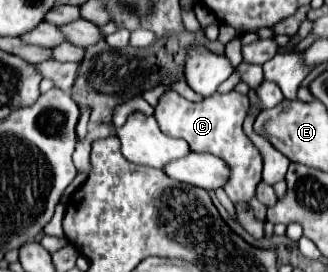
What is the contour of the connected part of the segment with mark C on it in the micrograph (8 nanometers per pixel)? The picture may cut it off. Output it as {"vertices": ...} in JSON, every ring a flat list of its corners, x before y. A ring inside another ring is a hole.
{"vertices":[[165,91,155,107,155,119,161,131,169,137,181,137,189,143,191,151,197,153,211,153,229,163,229,181,223,185,229,199,237,203,249,203,255,197,255,189,261,181,261,167,263,159,251,139,243,133,243,119,249,111,249,97,237,91,229,91,225,95,215,93,199,103,187,101,175,91]]}

